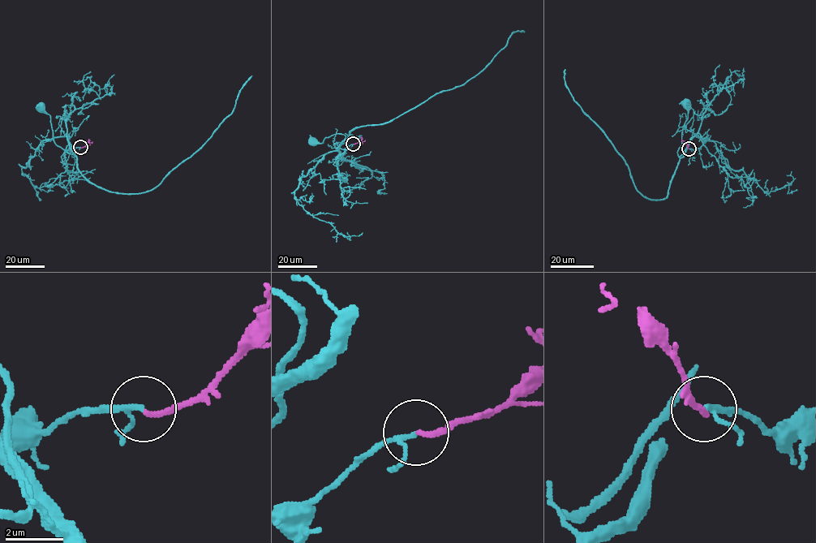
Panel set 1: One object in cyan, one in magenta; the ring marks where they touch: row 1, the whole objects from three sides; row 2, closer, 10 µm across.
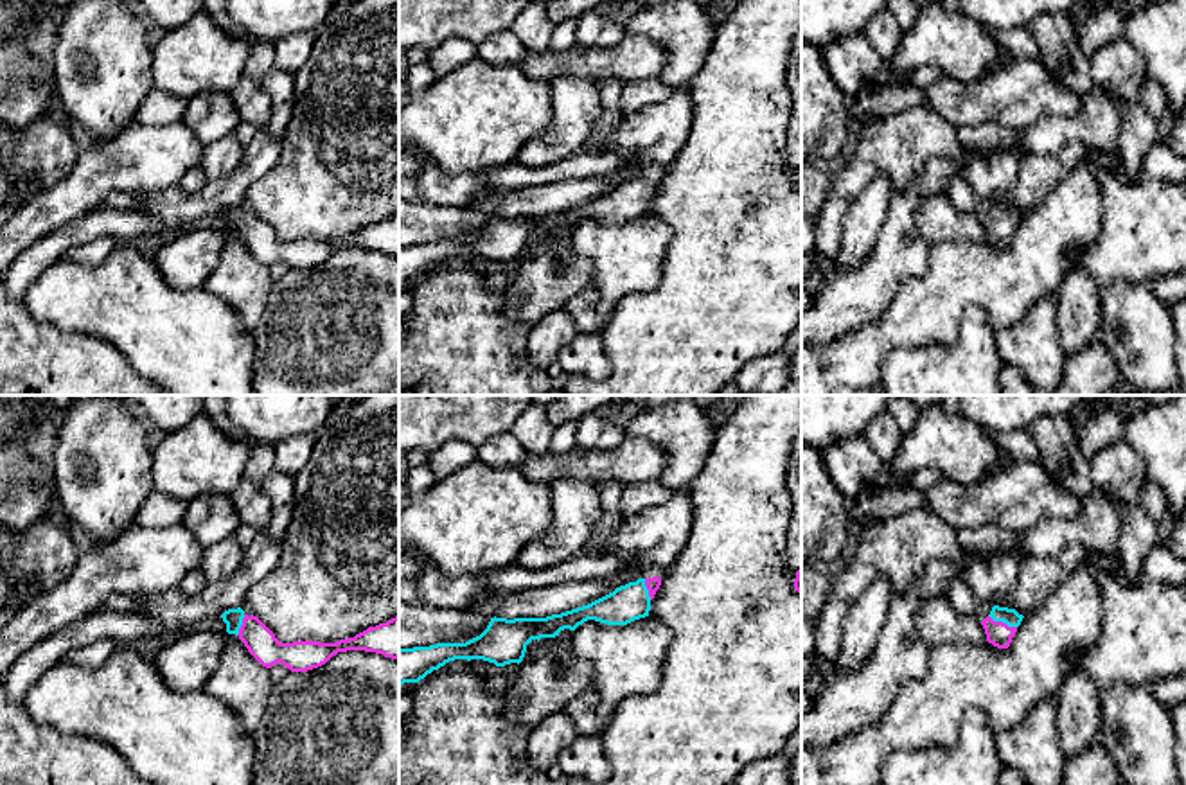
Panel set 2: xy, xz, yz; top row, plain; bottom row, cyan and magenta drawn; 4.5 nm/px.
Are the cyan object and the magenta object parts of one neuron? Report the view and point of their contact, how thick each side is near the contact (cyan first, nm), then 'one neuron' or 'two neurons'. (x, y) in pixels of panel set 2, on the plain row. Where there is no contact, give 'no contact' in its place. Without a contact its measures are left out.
yz (1003, 220) | 80/110 nm | one neuron

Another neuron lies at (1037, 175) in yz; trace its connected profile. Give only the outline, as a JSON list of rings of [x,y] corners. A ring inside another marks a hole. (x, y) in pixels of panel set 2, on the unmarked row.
[[[1067,144],[1055,154],[1028,154],[1019,160],[1017,181],[997,192],[994,203],[1030,212],[1055,185],[1066,178],[1091,151],[1082,144]]]

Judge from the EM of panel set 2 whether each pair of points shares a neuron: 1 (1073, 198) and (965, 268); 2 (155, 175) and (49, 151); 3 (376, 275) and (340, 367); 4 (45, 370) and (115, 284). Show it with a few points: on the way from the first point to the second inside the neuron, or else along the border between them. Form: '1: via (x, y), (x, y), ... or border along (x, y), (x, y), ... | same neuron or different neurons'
1: via (1048, 225), (1005, 268), (992, 268) | same neuron
2: border along (79, 149), (74, 166), (47, 187) | different neurons
3: via (376, 299), (340, 338), (340, 343) | same neuron
4: border along (36, 318), (61, 329), (105, 338), (115, 349) | different neurons

